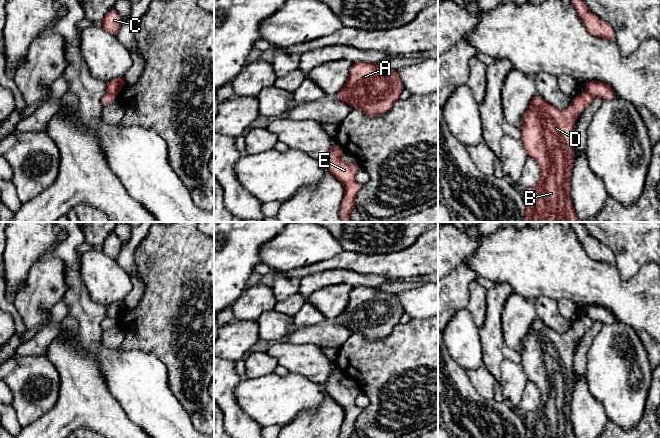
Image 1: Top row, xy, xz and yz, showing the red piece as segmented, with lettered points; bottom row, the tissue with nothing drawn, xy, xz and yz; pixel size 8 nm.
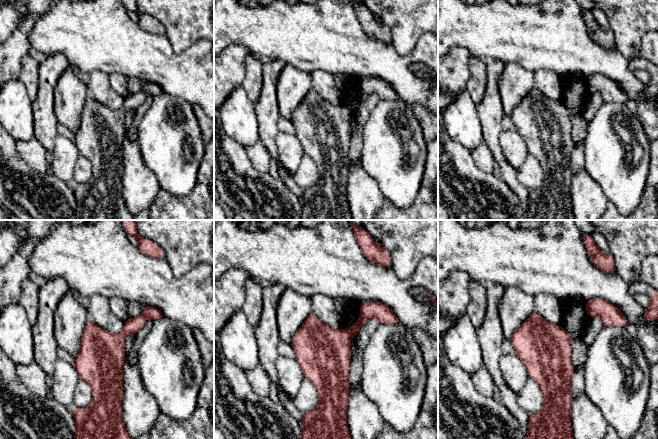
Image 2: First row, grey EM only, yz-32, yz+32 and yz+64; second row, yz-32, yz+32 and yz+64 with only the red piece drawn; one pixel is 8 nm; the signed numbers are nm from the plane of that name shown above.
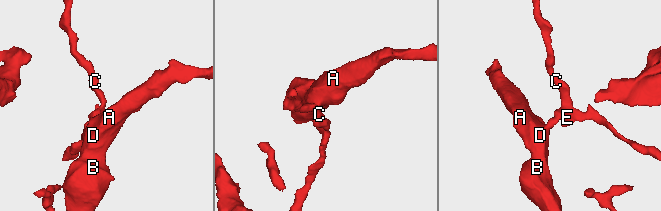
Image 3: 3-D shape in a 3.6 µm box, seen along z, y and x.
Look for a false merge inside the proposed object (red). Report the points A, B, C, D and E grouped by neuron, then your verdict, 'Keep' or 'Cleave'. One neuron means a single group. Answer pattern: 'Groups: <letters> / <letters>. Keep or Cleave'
Groups: A B D / C E. Cleave

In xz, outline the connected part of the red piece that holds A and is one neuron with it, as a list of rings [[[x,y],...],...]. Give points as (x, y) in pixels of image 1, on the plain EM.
[[[357,286],[353,287],[344,312],[334,322],[374,342],[390,334],[403,314],[397,294],[377,287]]]

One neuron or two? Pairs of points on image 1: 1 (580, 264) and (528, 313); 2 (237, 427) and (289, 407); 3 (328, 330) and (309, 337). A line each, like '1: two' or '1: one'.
1: two
2: two
3: one

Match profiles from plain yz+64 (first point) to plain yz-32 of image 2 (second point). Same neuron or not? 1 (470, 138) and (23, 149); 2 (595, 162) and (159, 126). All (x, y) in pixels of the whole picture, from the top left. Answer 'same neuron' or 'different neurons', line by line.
1: different neurons
2: same neuron

